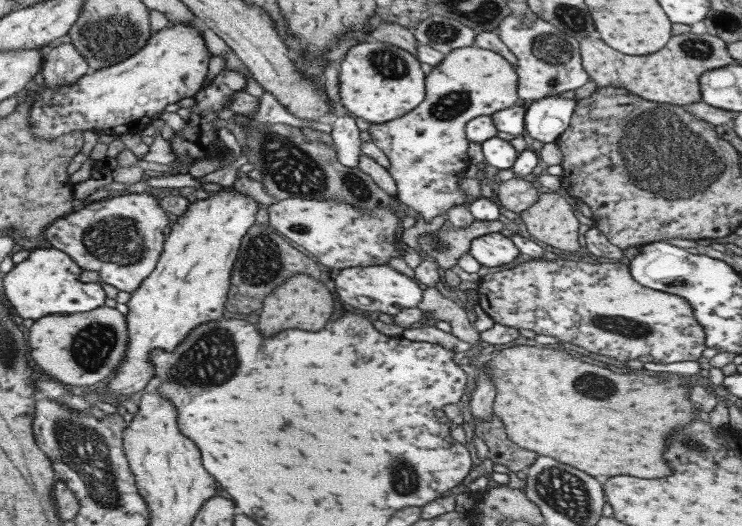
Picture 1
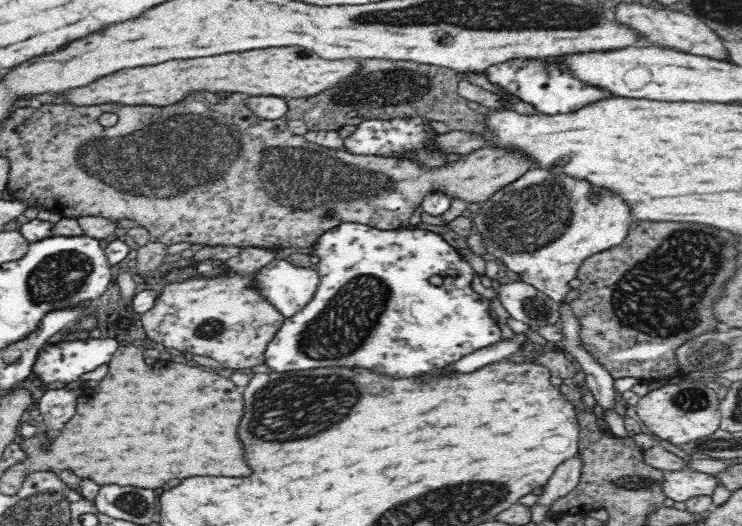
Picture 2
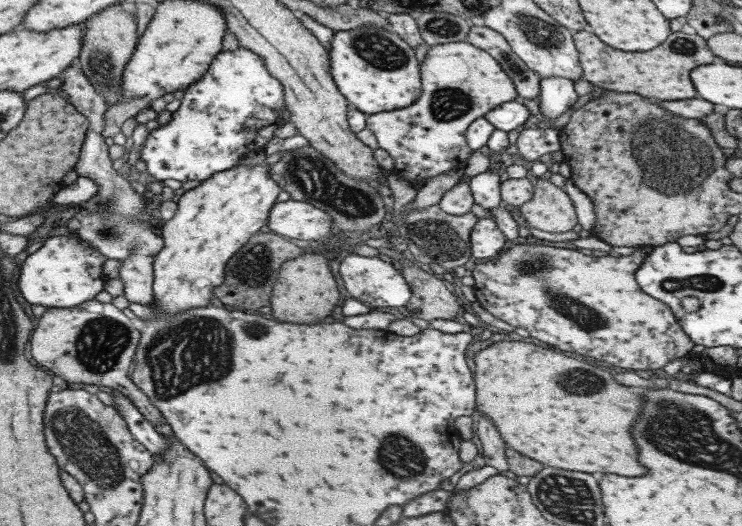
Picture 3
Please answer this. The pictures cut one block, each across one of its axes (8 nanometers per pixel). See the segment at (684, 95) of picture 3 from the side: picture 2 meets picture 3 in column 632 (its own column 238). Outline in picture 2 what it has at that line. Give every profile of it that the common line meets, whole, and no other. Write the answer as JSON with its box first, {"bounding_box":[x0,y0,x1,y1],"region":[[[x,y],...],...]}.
{"bounding_box":[56,46,358,106],"region":[[[276,46],[240,54],[218,54],[208,58],[190,58],[176,62],[164,62],[158,66],[140,66],[118,70],[96,82],[92,86],[70,88],[56,92],[61,102],[74,106],[94,106],[100,102],[112,102],[126,106],[168,106],[184,100],[192,92],[208,91],[216,94],[238,93],[247,97],[277,96],[306,98],[314,96],[330,86],[352,76],[358,70],[354,59],[326,60],[302,46]]]}

